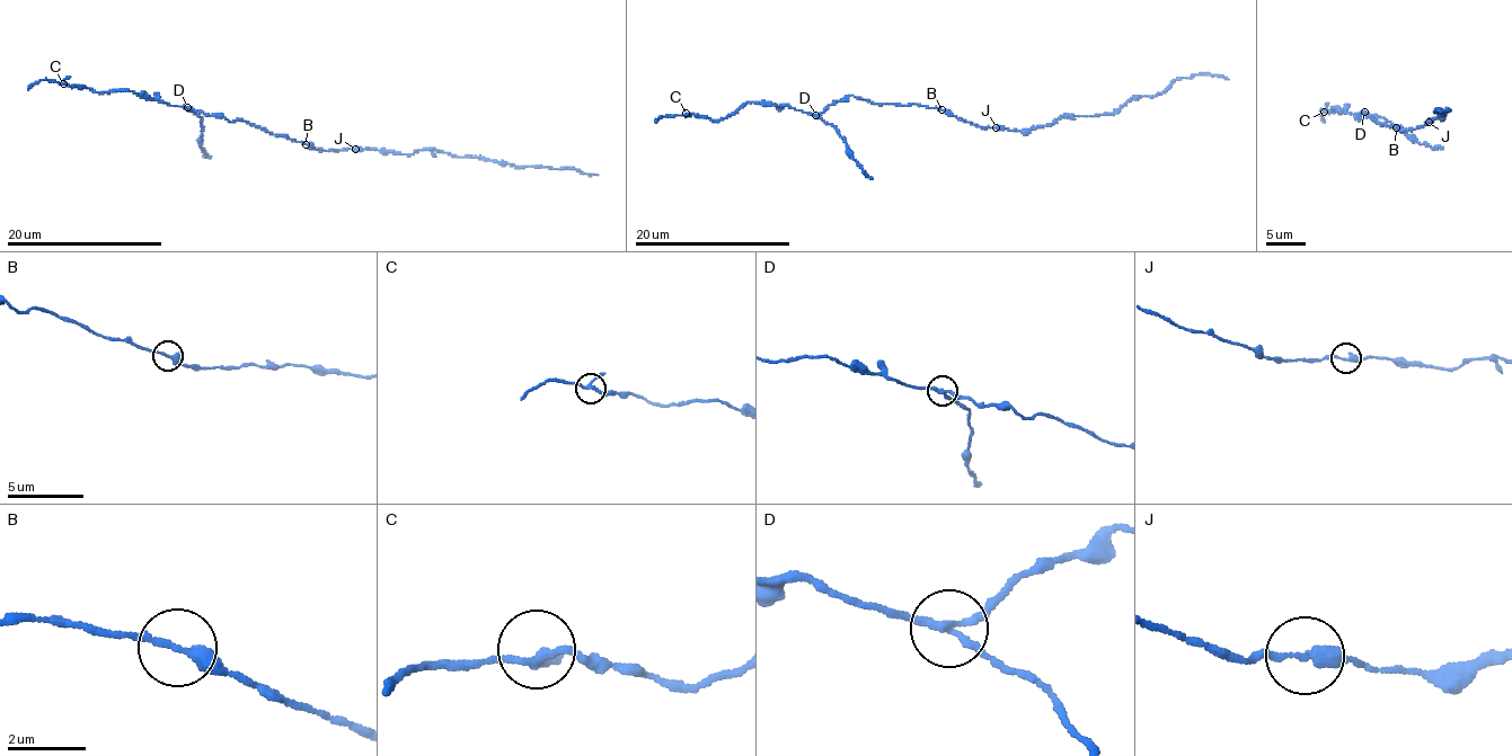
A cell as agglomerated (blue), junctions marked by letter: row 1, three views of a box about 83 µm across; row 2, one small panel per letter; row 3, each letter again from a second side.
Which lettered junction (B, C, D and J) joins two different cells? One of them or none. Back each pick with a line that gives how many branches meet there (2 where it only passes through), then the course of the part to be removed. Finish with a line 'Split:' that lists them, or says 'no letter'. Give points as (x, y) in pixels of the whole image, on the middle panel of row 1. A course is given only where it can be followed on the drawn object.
D: branches 3; course (815, 115), (837, 130), (848, 154), (873, 178)
Split: D

